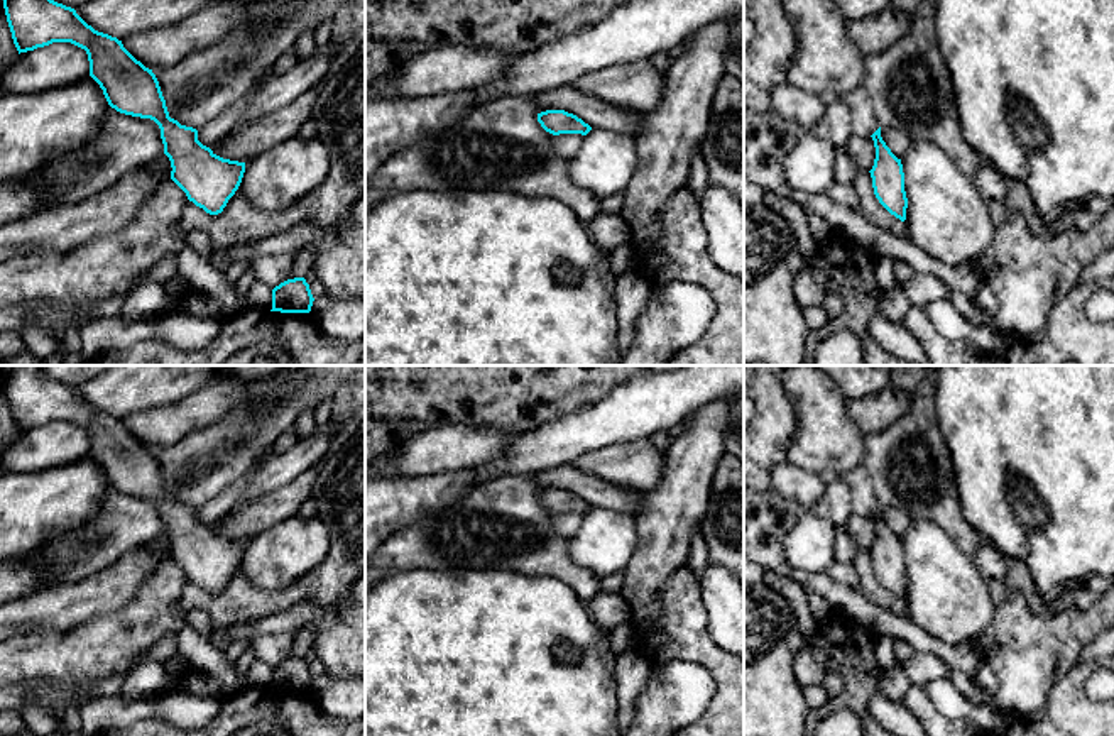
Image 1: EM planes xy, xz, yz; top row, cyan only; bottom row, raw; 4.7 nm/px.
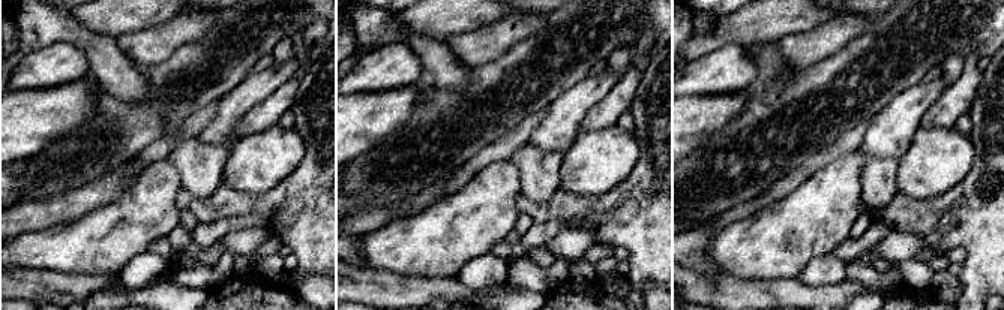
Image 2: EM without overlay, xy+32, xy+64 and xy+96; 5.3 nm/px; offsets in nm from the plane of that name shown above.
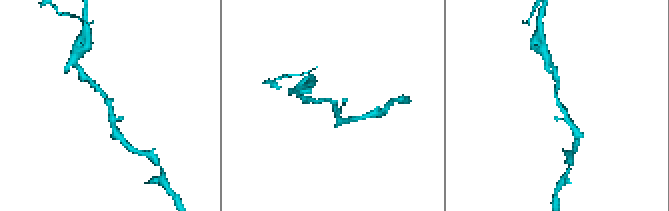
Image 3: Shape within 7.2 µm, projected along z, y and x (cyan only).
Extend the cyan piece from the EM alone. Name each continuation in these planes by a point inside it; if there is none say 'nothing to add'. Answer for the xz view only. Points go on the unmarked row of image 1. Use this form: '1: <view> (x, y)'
nothing to add

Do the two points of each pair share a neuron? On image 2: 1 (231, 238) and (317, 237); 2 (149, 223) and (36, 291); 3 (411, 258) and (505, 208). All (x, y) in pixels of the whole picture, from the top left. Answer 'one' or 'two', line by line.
1: two
2: two
3: one

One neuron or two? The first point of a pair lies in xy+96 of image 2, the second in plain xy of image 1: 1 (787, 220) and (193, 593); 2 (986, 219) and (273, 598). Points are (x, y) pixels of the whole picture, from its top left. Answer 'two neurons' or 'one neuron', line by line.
1: two neurons
2: one neuron

